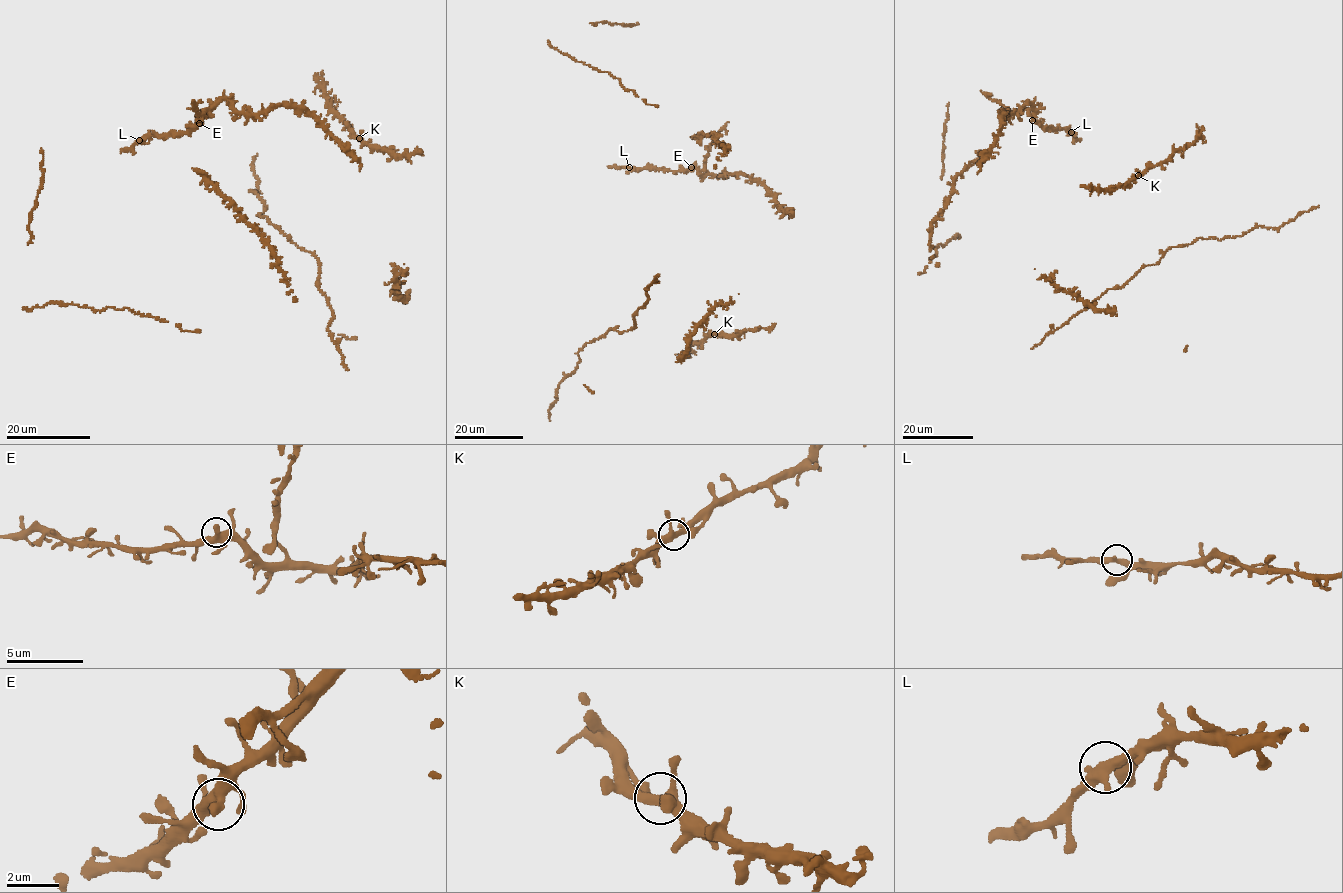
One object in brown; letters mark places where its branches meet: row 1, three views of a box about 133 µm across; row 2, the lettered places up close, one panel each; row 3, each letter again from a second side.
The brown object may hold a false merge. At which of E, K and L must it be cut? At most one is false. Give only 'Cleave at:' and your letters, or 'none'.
Cleave at: none

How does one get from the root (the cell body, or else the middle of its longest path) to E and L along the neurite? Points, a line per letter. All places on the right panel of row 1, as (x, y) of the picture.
E: (1003, 112), (1005, 116), (1015, 113), (1030, 103), (1035, 110), (1032, 120)
L: (1003, 112), (1005, 116), (1015, 113), (1030, 103), (1035, 110), (1033, 116), (1043, 127), (1068, 128), (1071, 132)

